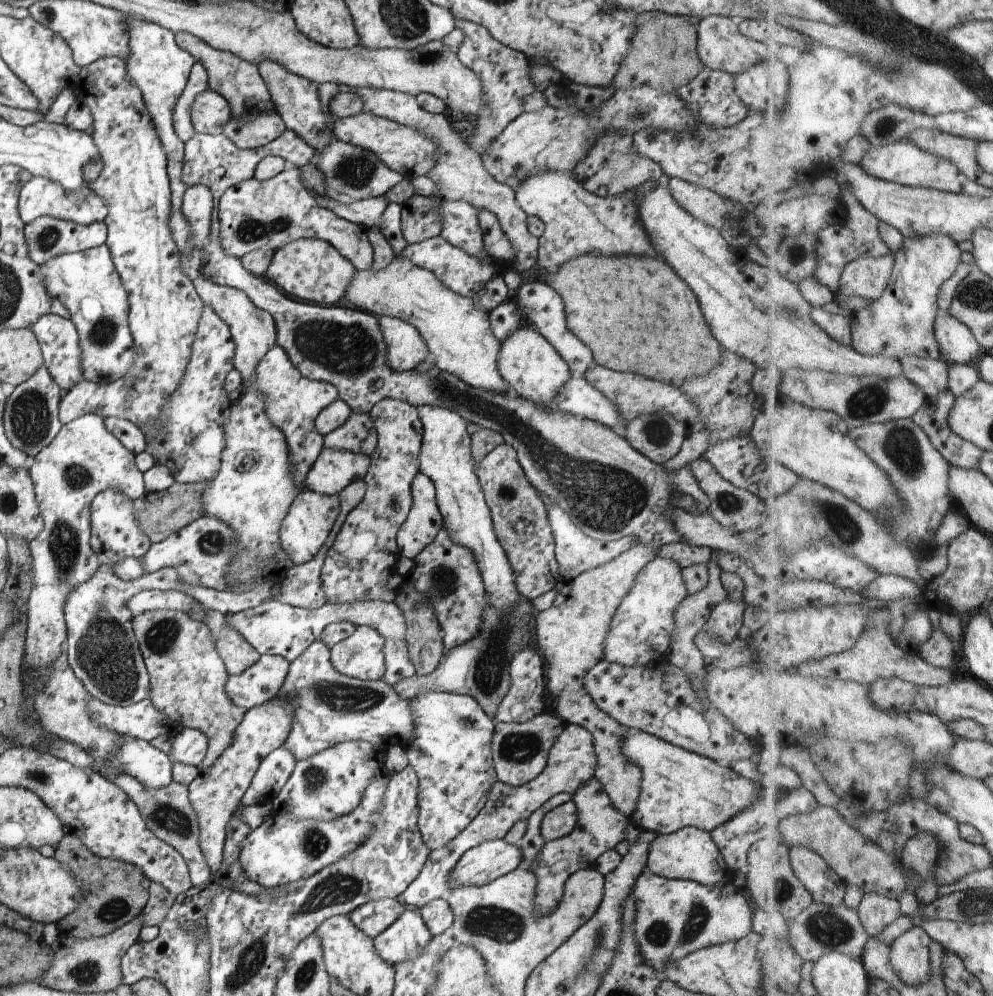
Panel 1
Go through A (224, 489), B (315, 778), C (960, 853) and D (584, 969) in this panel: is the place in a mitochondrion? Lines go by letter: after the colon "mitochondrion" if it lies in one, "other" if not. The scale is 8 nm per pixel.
A: other
B: mitochondrion
C: other
D: mitochondrion

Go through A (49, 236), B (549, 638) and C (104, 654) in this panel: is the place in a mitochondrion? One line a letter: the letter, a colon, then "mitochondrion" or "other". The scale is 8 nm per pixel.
A: mitochondrion
B: other
C: mitochondrion

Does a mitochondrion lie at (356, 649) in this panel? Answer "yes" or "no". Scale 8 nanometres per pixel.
yes

